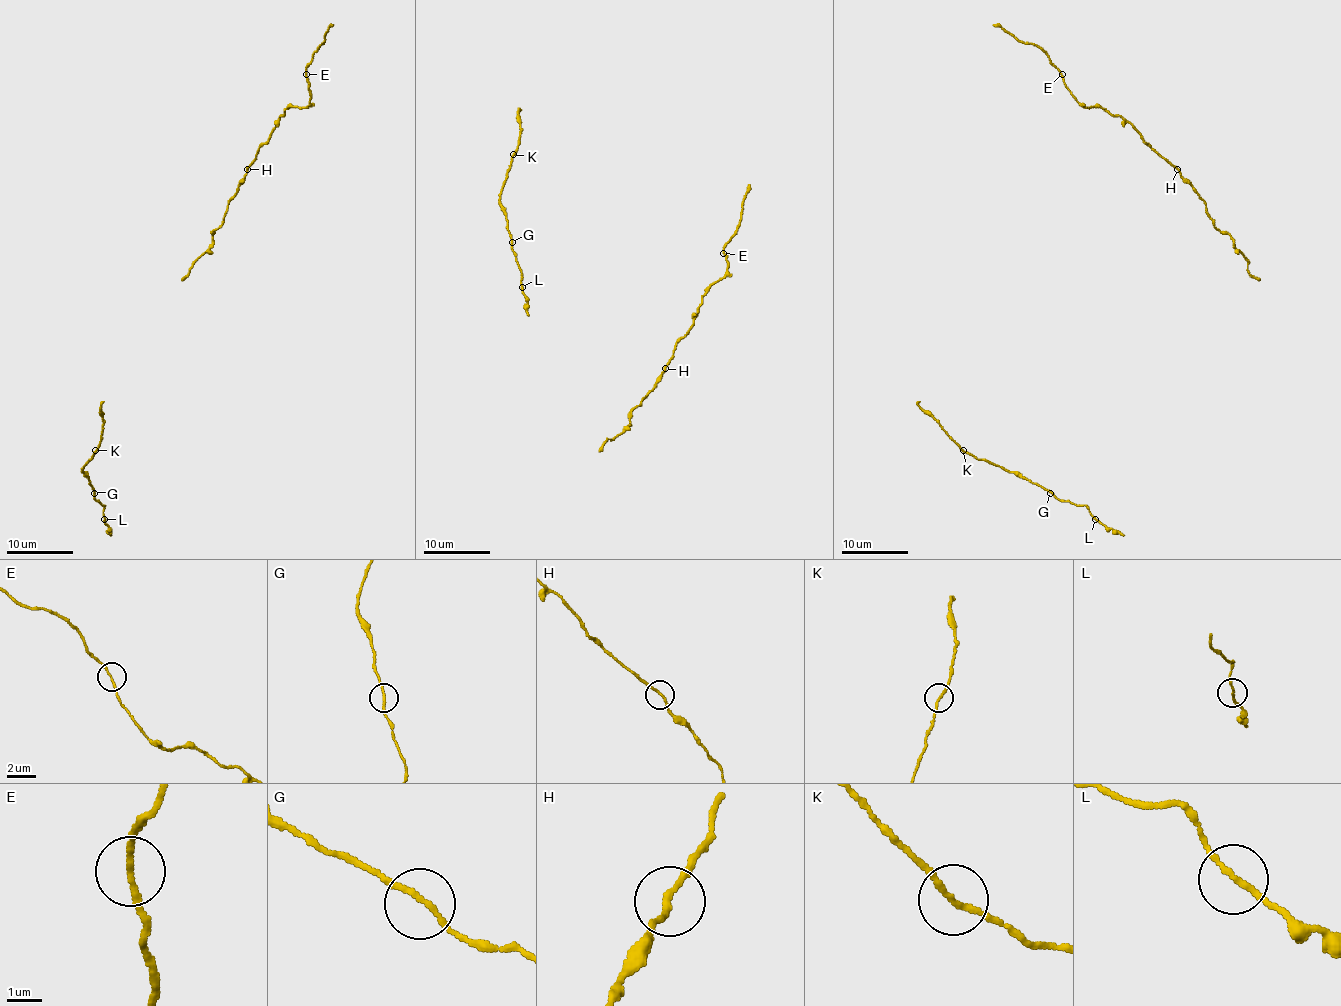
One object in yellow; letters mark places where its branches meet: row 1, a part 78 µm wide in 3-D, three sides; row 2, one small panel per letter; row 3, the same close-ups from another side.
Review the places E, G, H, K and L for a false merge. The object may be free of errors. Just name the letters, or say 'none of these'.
K

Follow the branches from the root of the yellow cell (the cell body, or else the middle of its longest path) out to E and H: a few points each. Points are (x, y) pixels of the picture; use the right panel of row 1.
E: (1255, 279), (1234, 239), (1213, 226), (1205, 202), (1180, 172), (1128, 122), (1102, 107), (1082, 106), (1062, 74)
H: (1255, 279), (1249, 272), (1247, 259), (1235, 247), (1234, 239), (1213, 226), (1205, 202), (1177, 169)

